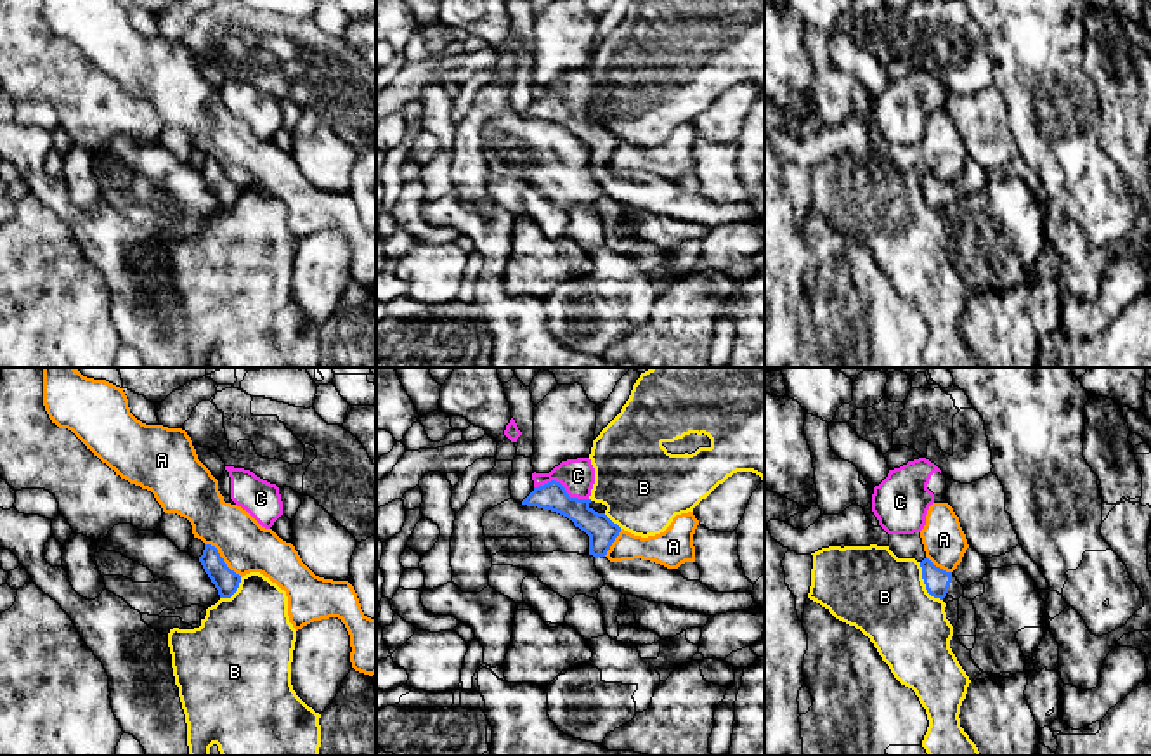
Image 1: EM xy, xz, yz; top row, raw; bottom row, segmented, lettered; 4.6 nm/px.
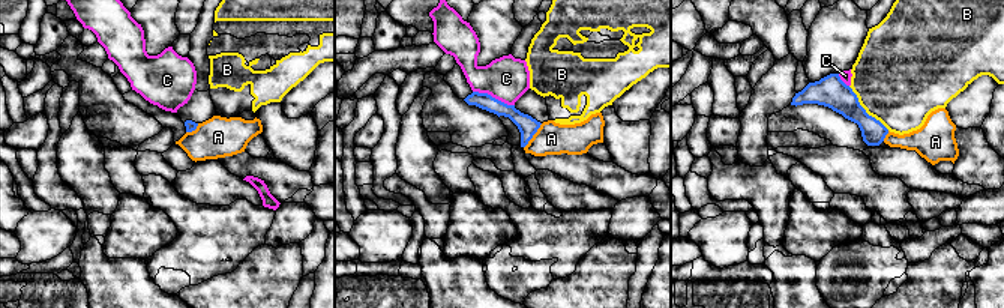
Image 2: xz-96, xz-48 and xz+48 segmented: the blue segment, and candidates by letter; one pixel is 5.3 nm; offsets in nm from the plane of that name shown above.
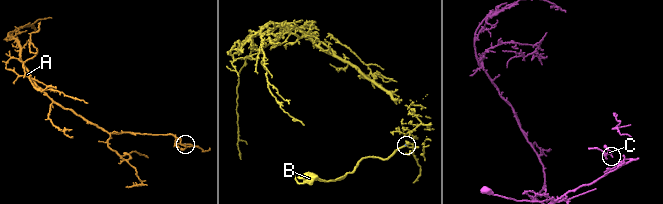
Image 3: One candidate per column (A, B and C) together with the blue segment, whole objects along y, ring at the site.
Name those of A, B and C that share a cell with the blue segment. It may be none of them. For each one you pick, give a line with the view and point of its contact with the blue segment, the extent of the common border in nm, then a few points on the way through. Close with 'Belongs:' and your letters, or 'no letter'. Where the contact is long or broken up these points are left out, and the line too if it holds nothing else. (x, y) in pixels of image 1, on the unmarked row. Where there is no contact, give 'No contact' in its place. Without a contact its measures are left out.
Belongs: no letter

